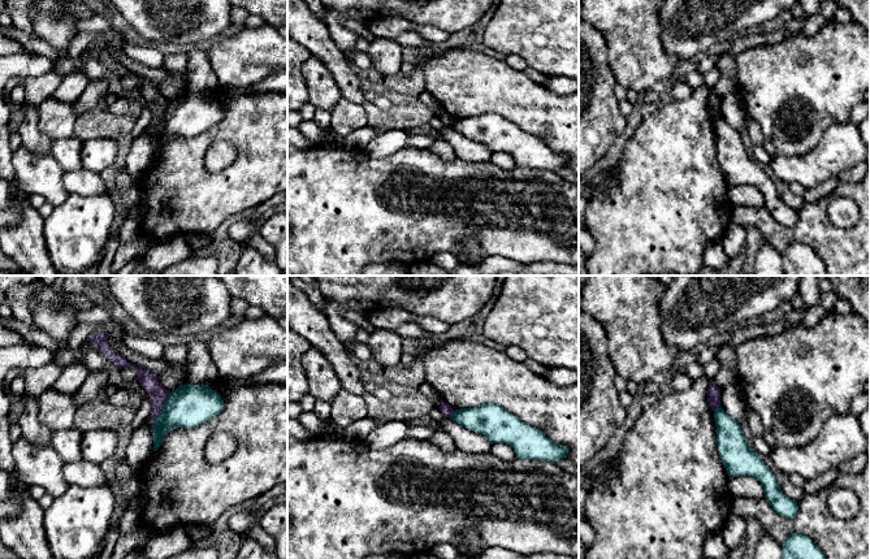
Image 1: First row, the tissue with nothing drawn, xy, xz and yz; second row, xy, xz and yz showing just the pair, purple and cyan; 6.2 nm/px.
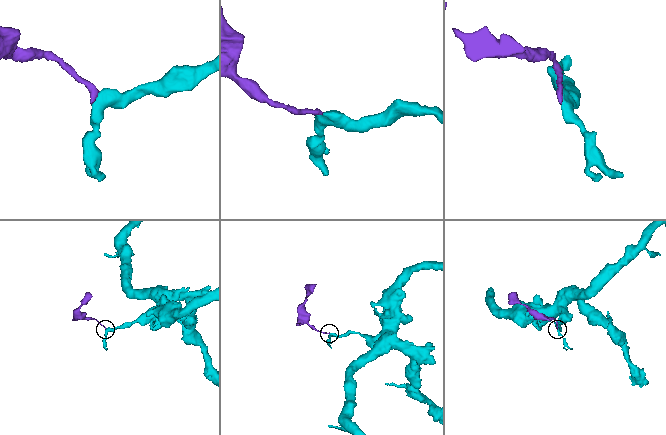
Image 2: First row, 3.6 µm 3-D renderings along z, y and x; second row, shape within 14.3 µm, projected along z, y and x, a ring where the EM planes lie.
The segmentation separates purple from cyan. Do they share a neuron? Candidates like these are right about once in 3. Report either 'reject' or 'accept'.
reject

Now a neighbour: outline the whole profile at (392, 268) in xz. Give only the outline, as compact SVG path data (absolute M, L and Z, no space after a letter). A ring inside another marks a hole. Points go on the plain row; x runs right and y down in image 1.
M399 263L371 264L363 269L363 276L410 276L410 268Z

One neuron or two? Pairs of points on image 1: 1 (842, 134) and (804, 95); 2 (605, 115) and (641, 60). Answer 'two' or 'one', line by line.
1: two
2: two

